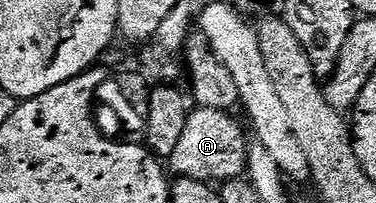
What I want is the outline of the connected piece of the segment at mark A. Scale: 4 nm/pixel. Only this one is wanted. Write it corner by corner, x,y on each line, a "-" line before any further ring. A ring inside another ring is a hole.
193,108
190,119
186,119
186,131
182,131
182,139
178,147
174,147
174,155
170,159
171,172
176,177
189,177
209,183
223,183
240,179
245,176
248,167
249,138
244,138
244,133
232,122
233,114
227,109
201,109

